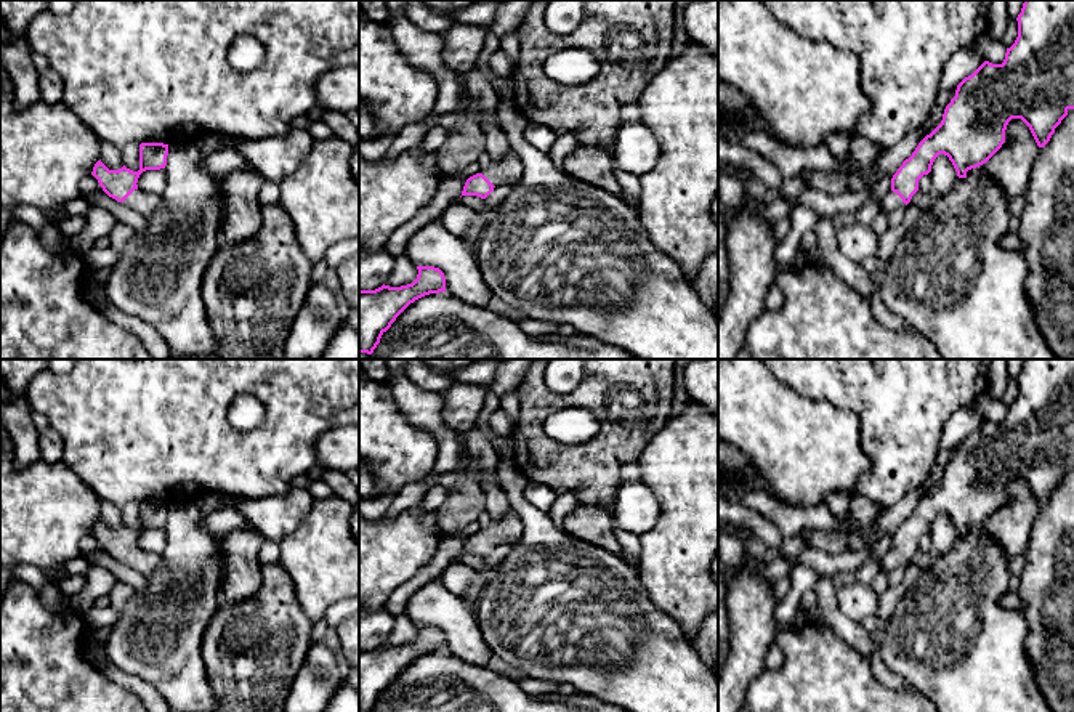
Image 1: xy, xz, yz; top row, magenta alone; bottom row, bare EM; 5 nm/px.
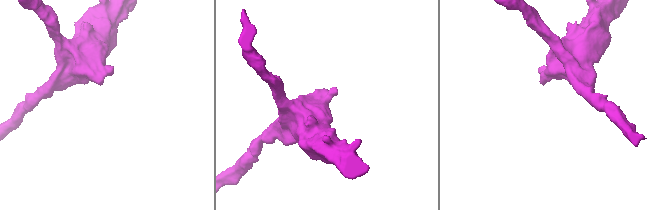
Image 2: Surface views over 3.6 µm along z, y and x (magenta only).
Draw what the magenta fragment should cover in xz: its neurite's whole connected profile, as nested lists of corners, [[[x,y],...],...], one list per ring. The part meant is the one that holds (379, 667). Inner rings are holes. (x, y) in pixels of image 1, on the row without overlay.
[[[439,627],[417,629],[412,643],[401,646],[383,643],[375,649],[359,649],[359,712],[373,712],[382,694],[410,662],[430,653],[446,651],[446,637]]]

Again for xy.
[[[141,502],[138,531],[133,531],[125,524],[119,529],[109,529],[101,520],[98,520],[91,534],[98,539],[99,545],[109,556],[123,561],[128,568],[149,579],[164,563],[162,555],[139,550],[136,542],[143,531],[165,528],[167,515],[168,504]]]

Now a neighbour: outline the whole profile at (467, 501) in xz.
[[[450,471],[439,475],[436,484],[450,492],[438,510],[439,532],[454,534],[473,524],[486,510],[486,496],[474,478]]]

